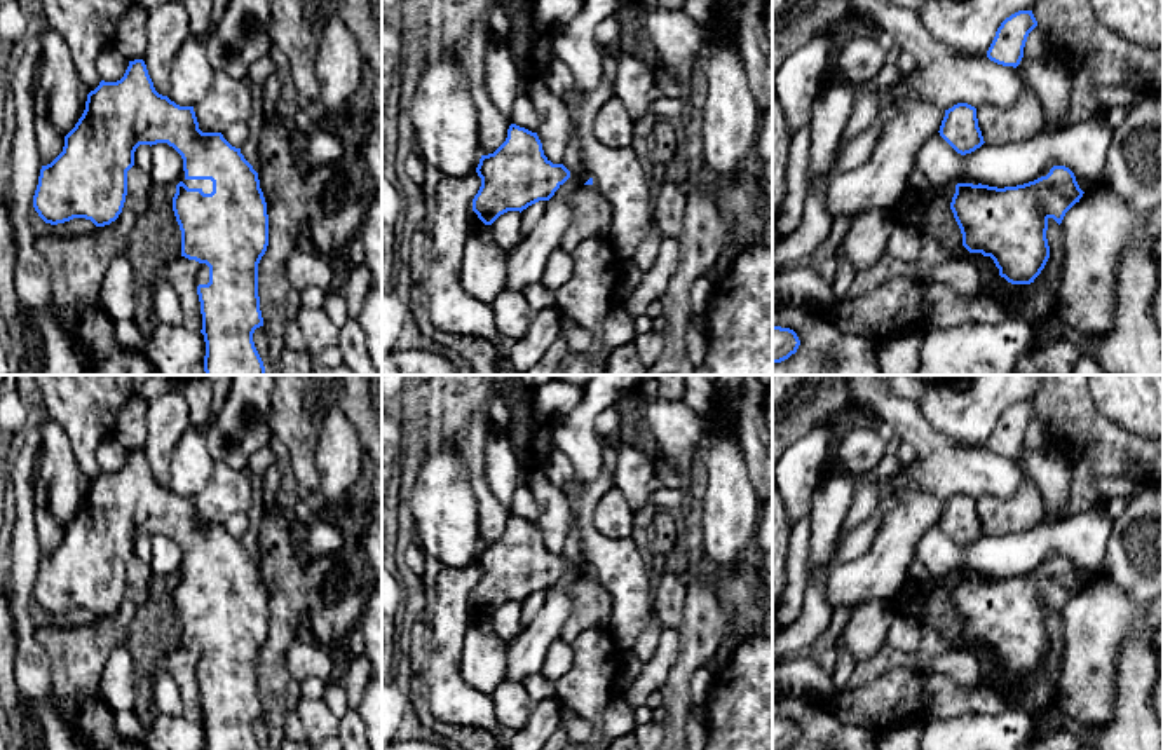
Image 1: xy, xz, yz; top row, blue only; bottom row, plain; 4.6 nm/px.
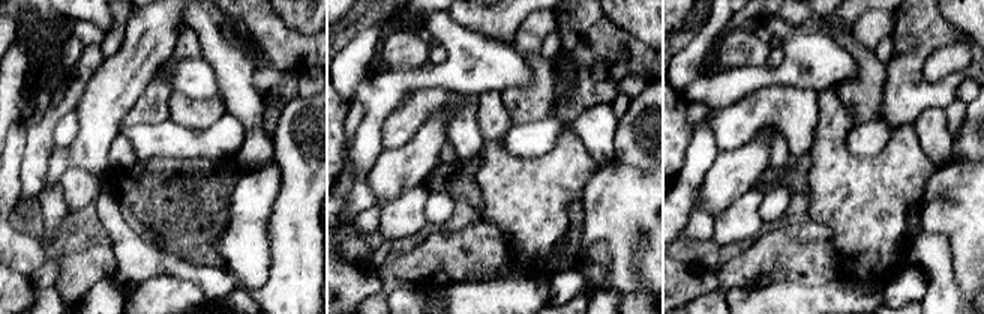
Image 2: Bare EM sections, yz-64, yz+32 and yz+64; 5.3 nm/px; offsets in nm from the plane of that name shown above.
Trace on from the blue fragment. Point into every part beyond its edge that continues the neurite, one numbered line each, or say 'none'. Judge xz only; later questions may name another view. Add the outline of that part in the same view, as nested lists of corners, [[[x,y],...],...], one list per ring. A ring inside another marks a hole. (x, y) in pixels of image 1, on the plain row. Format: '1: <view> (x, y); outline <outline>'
none

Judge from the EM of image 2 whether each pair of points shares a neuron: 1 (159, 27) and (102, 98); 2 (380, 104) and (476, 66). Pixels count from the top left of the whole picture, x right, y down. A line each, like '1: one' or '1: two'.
1: one
2: one

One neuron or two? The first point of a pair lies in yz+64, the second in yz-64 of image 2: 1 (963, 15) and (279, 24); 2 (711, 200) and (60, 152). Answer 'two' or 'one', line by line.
1: two
2: two

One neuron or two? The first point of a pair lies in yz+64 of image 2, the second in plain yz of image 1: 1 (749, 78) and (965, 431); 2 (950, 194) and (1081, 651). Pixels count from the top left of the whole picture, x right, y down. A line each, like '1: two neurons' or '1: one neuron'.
1: two neurons
2: one neuron

